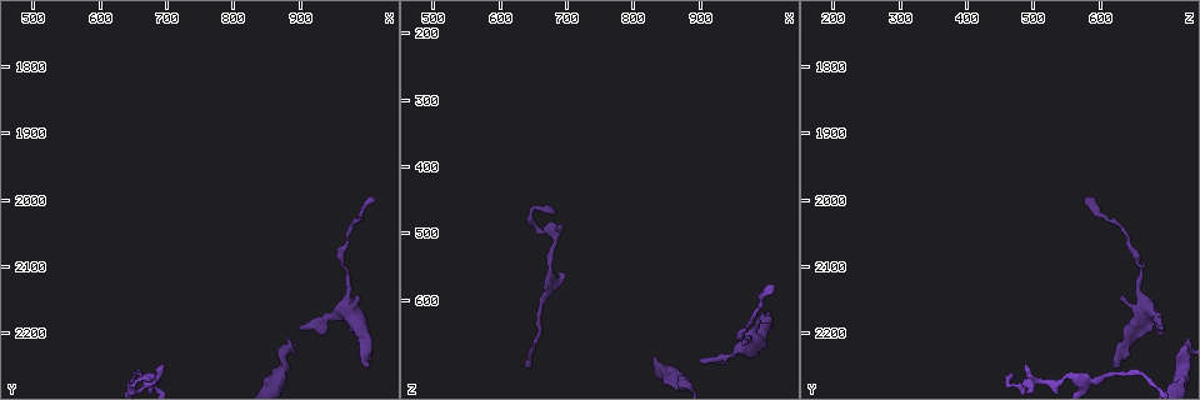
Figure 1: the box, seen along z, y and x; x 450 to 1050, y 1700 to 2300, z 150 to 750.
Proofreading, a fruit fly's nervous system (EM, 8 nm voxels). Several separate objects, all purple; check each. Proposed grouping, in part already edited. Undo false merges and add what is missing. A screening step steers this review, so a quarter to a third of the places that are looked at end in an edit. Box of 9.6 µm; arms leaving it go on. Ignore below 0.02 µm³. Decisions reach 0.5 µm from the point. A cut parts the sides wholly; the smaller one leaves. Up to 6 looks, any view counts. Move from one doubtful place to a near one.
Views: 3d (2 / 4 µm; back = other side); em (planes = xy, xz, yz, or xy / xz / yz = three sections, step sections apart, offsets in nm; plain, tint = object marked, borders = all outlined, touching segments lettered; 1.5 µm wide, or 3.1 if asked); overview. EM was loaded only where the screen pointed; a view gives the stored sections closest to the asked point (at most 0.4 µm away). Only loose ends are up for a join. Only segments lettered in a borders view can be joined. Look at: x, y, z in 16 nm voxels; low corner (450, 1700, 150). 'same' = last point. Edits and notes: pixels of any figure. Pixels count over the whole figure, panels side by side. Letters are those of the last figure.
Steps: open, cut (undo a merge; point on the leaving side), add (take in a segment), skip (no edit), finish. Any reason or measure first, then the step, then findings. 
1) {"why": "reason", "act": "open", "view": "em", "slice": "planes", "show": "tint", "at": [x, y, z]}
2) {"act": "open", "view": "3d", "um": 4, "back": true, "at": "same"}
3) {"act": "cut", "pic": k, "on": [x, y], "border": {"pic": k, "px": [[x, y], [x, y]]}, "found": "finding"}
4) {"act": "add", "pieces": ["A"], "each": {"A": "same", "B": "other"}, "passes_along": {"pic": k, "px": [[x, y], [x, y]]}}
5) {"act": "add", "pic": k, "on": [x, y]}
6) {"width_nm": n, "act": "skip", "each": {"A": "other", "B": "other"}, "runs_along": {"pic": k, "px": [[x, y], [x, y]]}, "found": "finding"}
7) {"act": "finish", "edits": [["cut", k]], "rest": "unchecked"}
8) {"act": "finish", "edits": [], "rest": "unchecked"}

{"why": "an open end", "act": "open", "view": "3d", "um": 4, "at": [900, 2195, 695]}

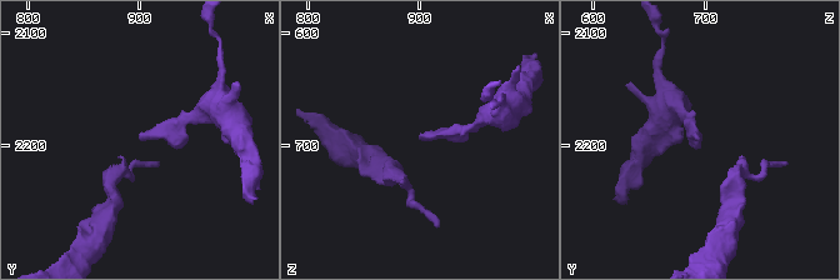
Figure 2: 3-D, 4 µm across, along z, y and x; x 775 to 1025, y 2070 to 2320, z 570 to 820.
{"act": "open", "view": "em", "slice": "planes", "show": "borders", "at": [898, 2194, 694]}

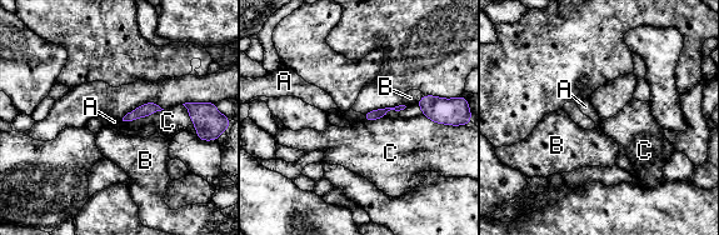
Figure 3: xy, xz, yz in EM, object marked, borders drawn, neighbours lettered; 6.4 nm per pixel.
{"act": "add", "pic": 3, "on": [326, 103], "each": {"A": "same", "B": "other", "C": "other"}, "found": "it goes on there"}

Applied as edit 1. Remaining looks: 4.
{"why": "see it whole again", "act": "open", "view": "overview"}

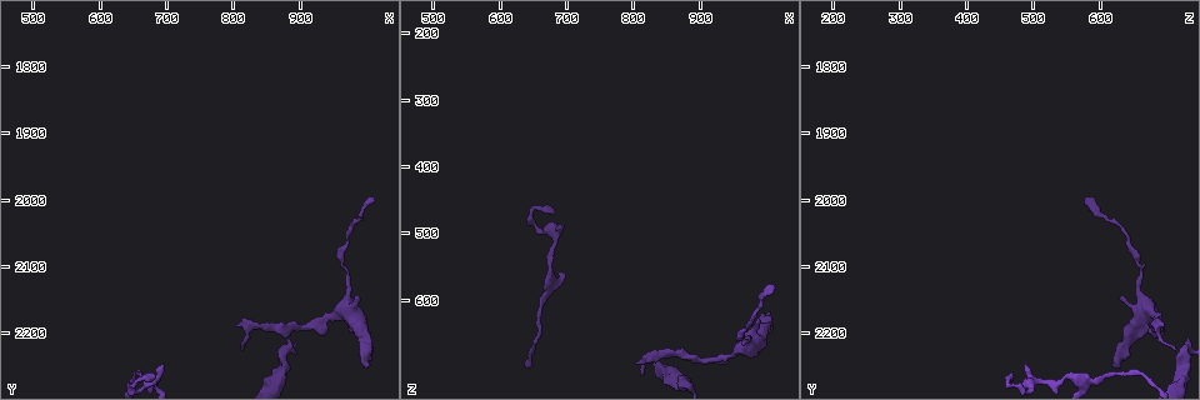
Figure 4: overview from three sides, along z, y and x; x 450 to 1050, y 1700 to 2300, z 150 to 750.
{"why": "free end", "act": "open", "view": "3d", "um": 4, "back": true, "at": [1005, 2245, 615]}

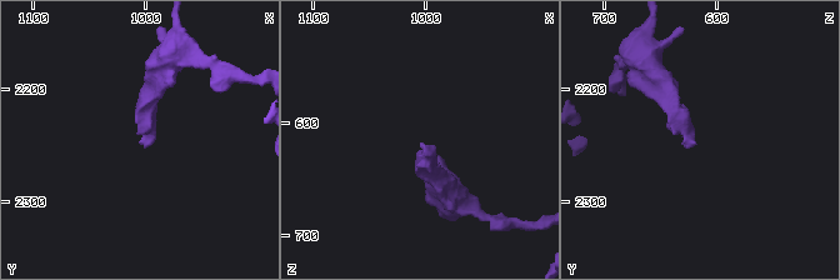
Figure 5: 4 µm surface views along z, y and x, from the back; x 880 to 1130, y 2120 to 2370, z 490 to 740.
{"why": "need the tissue", "act": "open", "view": "em", "slice": "planes", "show": "tint", "at": [1004, 2248, 618]}

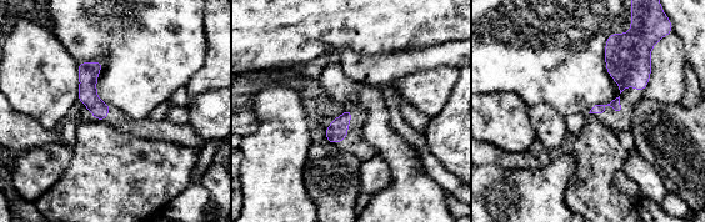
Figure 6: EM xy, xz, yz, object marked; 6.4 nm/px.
{"act": "open", "view": "em", "slice": "planes", "show": "borders", "at": "same"}

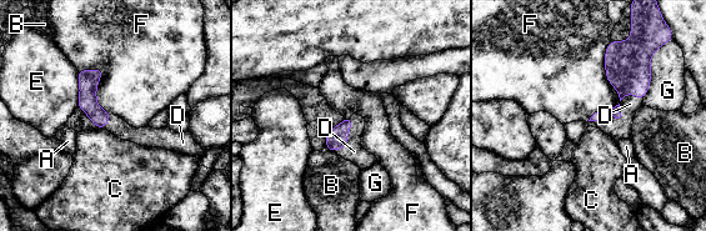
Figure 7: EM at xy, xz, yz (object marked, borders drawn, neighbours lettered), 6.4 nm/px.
{"act": "add", "pic": 7, "on": [617, 129], "each": {"A": "other", "B": "other", "C": "other", "D": "same", "E": "other", "F": "other", "G": "other"}, "passes_along": {"pic": 7, "px": [[615, 111], [610, 114], [617, 129]]}, "found": "the neuron continues"}

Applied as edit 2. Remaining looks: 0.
{"act": "finish", "edits": [["add", 3], ["add", 7]], "rest": "unchecked"}

